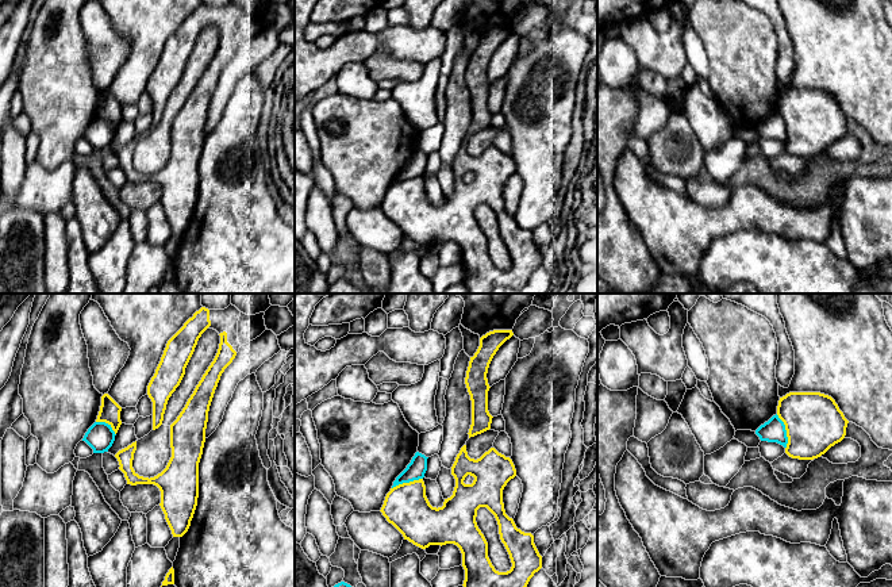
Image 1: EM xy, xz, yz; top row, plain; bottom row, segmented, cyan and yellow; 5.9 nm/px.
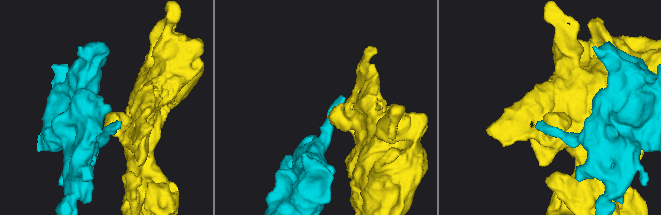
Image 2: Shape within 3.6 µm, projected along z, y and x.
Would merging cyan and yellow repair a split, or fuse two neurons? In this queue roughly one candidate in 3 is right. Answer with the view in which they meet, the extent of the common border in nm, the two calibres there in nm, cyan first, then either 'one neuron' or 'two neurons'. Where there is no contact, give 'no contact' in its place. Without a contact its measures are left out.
meets cyan in yz; contact 220 nm long; 140 nm thick on the cyan side, 340 nm on the other; two neurons

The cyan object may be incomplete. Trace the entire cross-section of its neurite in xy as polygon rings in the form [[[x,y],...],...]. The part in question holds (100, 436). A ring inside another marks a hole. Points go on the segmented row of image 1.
[[[95,422],[85,433],[82,441],[93,449],[93,453],[104,453],[112,446],[115,436],[111,425]]]

